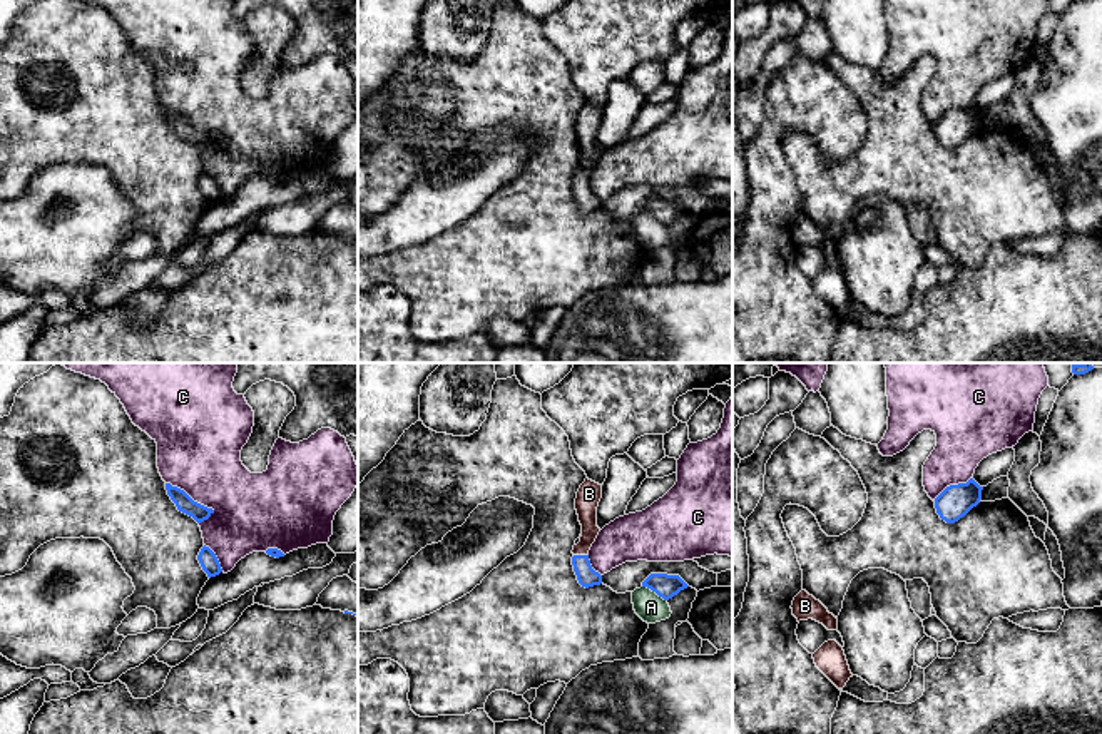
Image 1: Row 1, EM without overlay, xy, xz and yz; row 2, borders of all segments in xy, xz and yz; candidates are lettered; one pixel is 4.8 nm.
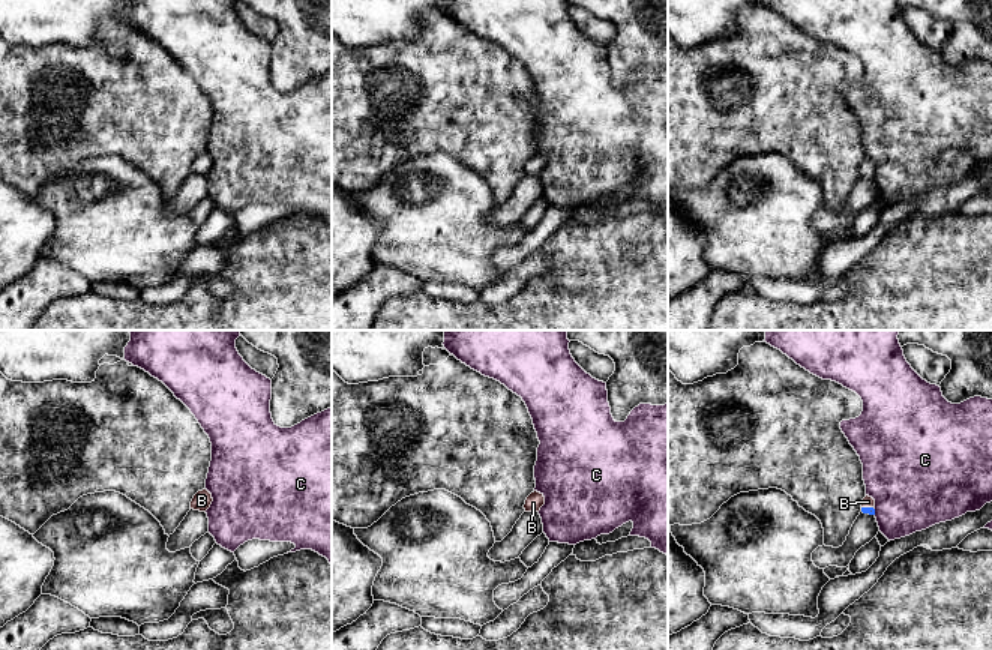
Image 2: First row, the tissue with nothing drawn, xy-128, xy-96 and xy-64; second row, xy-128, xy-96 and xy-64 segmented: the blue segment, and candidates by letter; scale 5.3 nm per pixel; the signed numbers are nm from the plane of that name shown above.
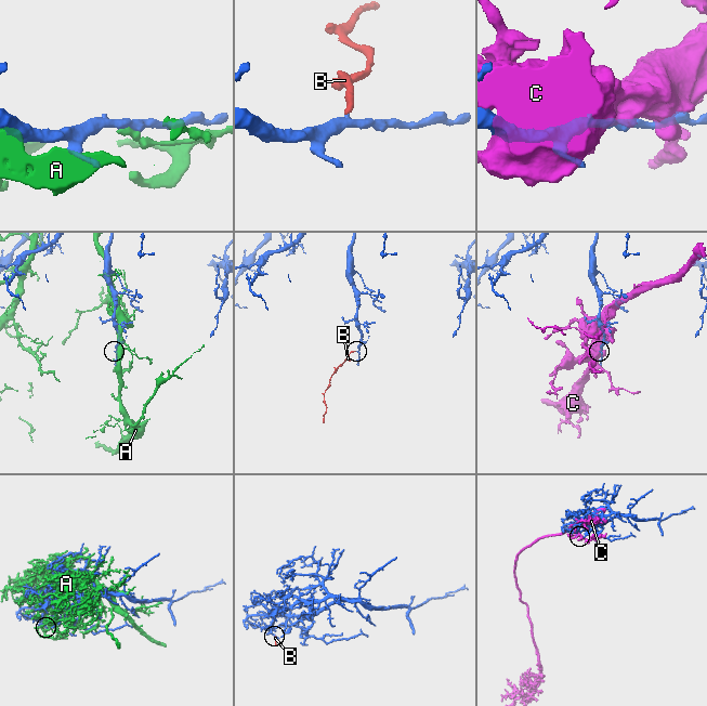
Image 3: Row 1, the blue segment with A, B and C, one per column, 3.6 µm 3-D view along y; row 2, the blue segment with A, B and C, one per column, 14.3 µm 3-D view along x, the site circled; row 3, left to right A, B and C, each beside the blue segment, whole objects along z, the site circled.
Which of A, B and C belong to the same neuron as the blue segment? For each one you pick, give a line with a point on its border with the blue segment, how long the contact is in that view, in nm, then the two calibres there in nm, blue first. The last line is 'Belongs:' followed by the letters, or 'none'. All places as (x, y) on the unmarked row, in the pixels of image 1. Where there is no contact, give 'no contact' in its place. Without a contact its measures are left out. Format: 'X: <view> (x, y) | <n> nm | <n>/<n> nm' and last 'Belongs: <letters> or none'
B: xz (581, 181) | 70 nm | 100/110 nm
Belongs: B

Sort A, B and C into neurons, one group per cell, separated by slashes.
A / B / C

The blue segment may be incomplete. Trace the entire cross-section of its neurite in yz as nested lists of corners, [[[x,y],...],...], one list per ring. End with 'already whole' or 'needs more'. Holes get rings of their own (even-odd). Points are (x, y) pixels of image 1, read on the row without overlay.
[[[973,104],[967,109],[946,112],[936,124],[935,134],[941,145],[955,149],[965,142],[982,125],[982,115]]] | already whole

